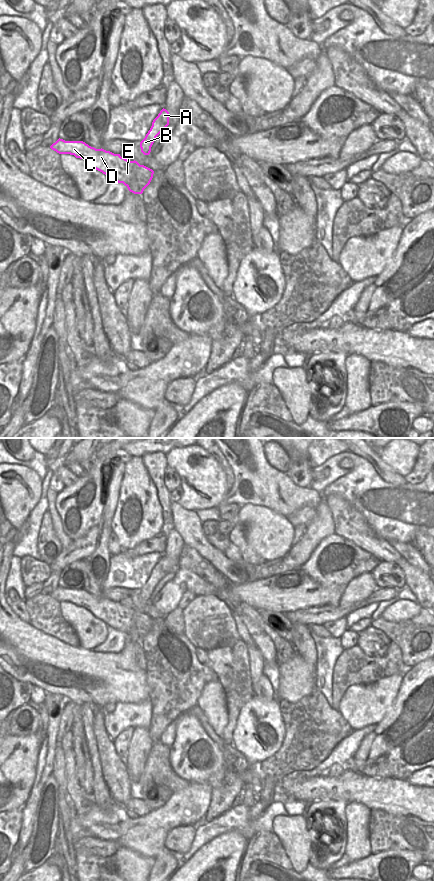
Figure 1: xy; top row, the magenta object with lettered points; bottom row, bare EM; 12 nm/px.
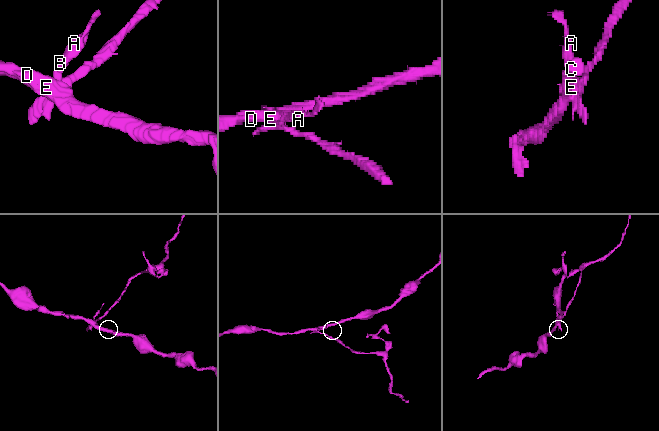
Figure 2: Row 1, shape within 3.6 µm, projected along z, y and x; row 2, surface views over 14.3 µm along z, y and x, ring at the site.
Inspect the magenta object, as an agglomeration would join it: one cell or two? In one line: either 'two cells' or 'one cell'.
two cells

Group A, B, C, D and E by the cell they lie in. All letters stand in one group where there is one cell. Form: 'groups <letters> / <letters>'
groups A B / C D E

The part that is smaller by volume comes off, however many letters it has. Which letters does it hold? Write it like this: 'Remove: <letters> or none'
Remove: A, B

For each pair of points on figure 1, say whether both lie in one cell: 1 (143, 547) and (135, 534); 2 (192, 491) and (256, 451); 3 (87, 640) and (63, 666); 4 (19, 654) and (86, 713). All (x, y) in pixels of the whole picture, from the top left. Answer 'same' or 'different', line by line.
1: different
2: different
3: different
4: different

